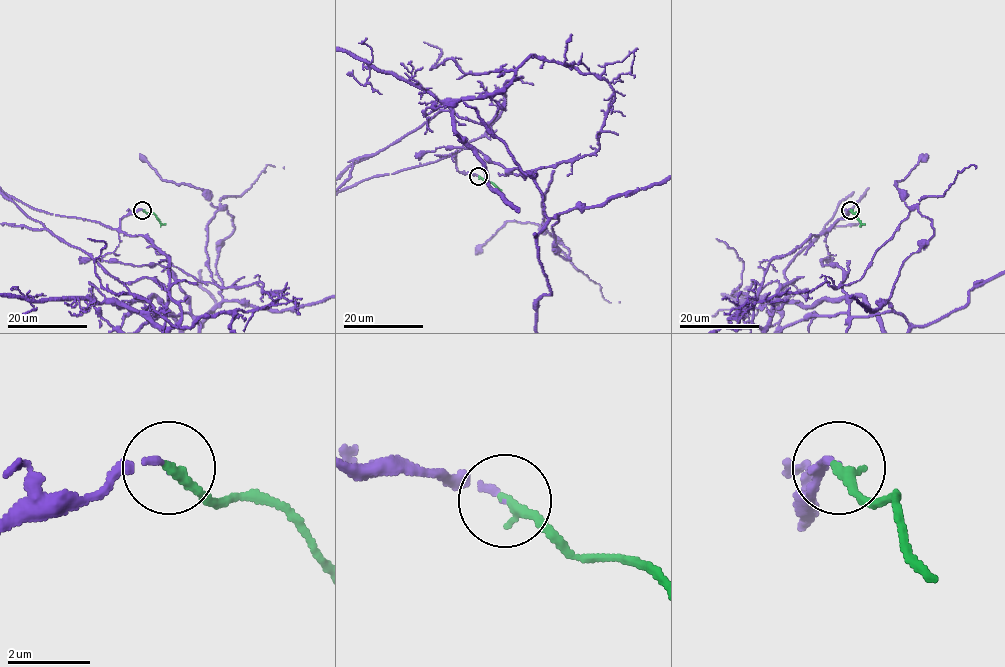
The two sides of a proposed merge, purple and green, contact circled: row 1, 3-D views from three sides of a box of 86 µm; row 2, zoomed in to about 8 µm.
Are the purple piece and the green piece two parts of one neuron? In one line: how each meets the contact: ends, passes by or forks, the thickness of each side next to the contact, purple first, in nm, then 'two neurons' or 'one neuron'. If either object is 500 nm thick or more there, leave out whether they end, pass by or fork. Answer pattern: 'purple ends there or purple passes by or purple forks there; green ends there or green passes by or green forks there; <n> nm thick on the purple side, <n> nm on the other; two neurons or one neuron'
purple ends there; green ends there; 140 nm thick on the purple side, 280 nm on the other; one neuron

